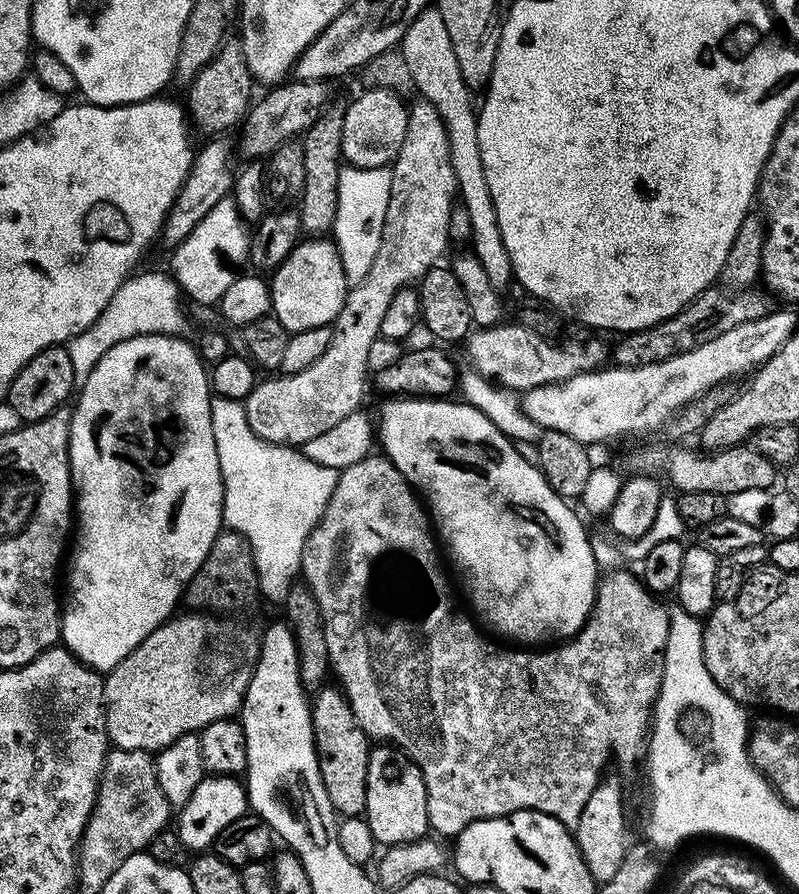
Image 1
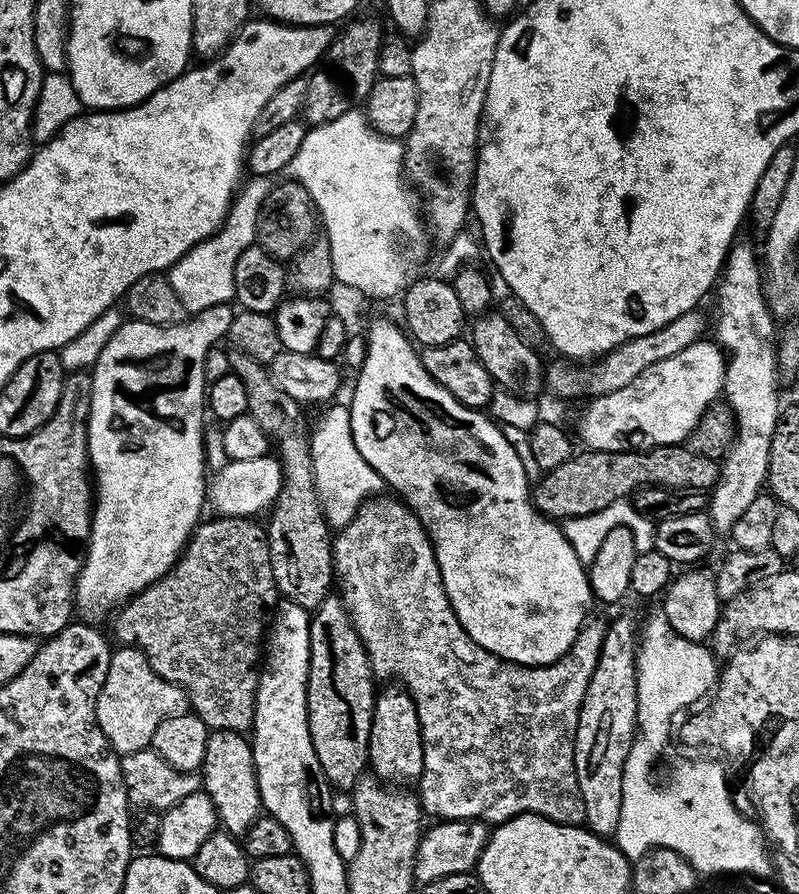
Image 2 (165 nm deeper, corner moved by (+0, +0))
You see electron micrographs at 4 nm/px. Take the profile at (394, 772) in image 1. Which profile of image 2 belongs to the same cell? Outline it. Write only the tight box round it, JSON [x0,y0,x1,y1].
[368,683,424,786]

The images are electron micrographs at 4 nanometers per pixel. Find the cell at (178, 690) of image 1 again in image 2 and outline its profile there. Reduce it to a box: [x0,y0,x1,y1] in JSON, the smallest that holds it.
[96,646,189,754]

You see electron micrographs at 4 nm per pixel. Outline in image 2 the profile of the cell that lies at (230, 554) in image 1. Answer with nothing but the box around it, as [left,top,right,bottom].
[111,515,278,733]

